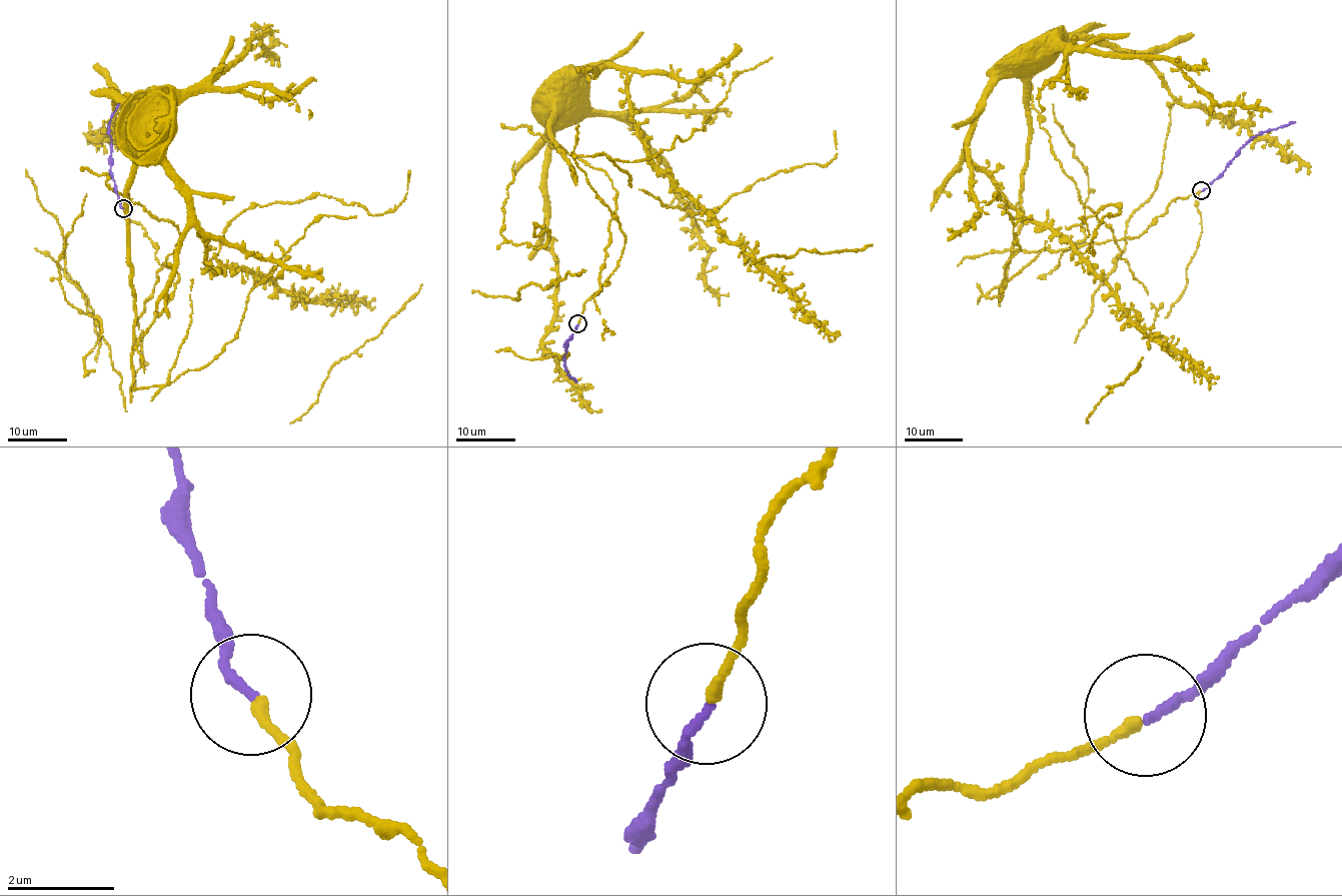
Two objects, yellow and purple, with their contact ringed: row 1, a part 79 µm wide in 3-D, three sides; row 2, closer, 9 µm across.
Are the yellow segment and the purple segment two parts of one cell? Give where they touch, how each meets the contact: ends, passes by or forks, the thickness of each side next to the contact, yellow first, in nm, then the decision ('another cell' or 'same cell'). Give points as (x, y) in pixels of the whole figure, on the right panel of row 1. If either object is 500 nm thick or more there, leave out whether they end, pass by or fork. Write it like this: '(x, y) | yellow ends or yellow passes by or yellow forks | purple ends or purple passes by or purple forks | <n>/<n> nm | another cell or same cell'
(1201, 190) | yellow ends | purple ends | 200/160 nm | same cell

